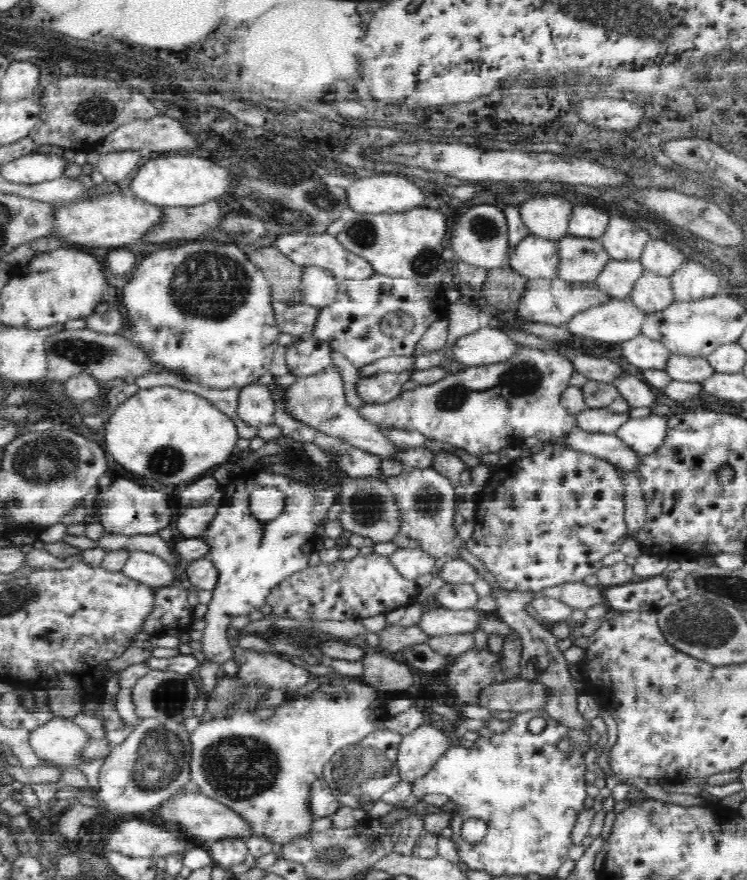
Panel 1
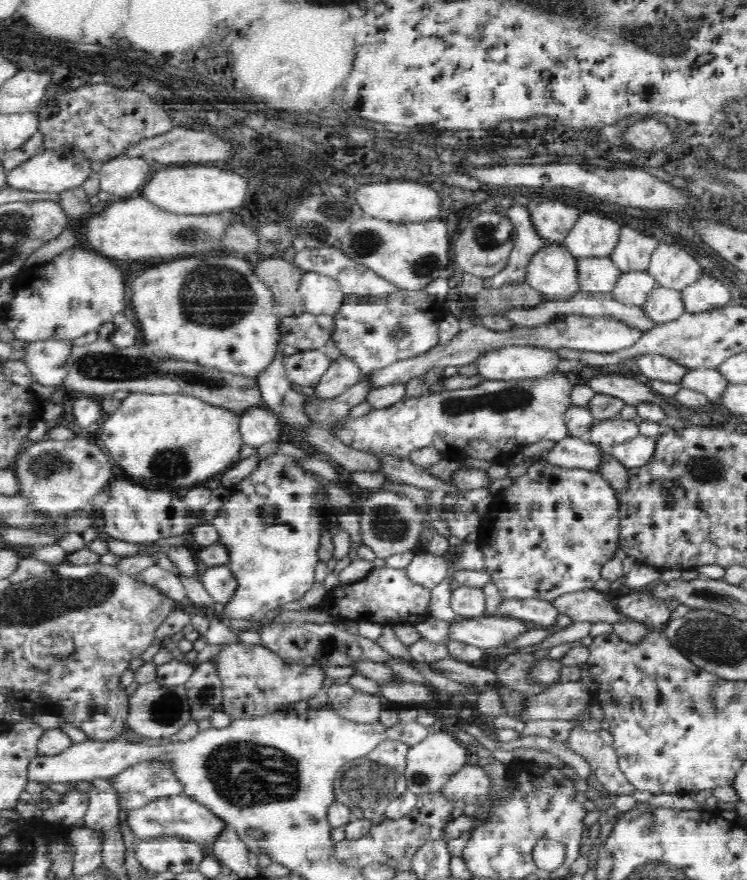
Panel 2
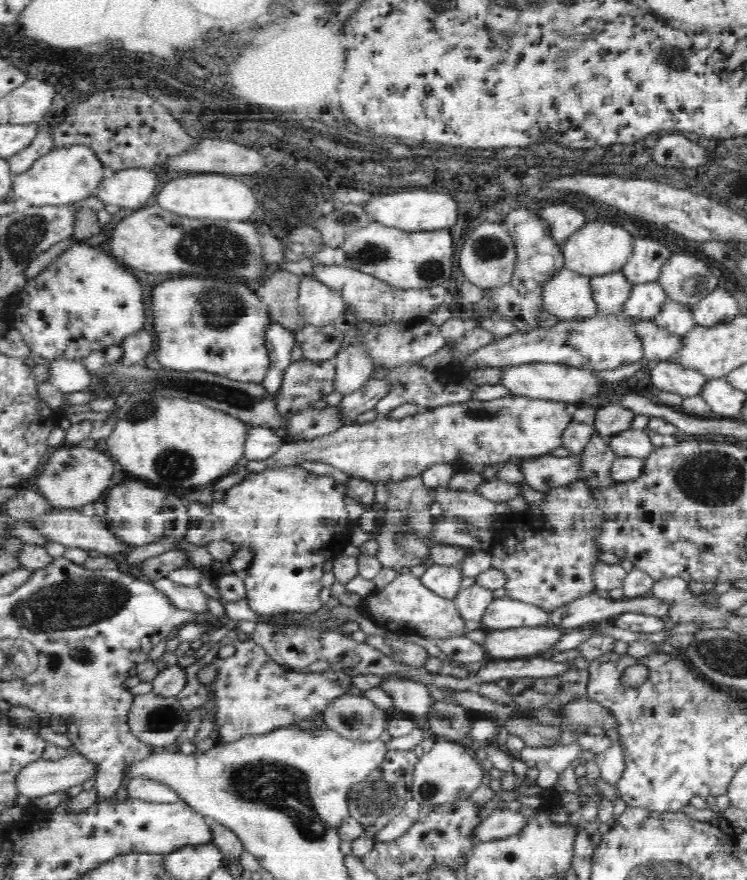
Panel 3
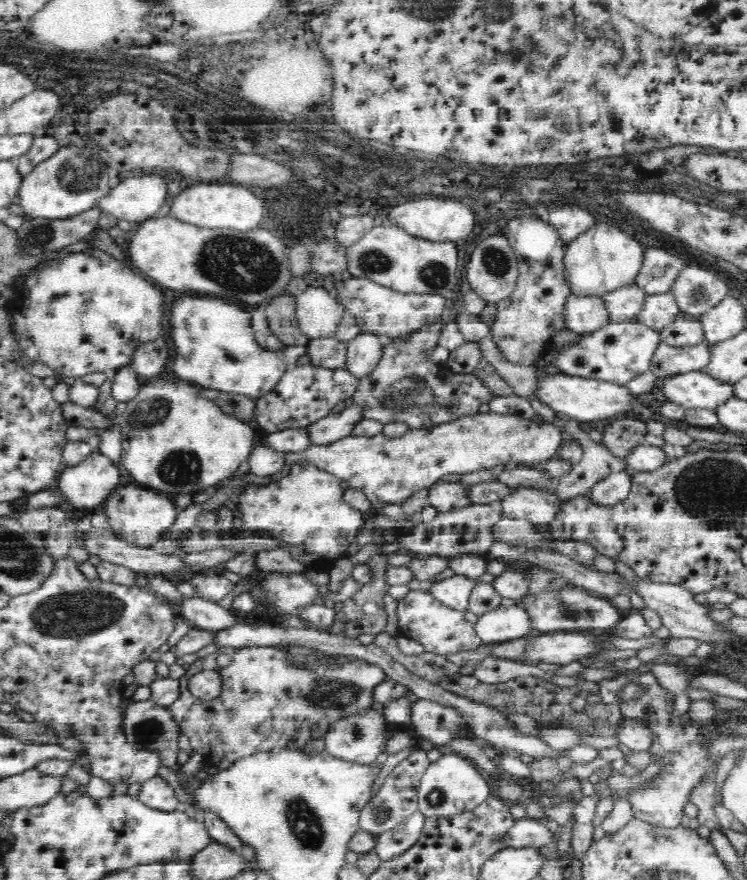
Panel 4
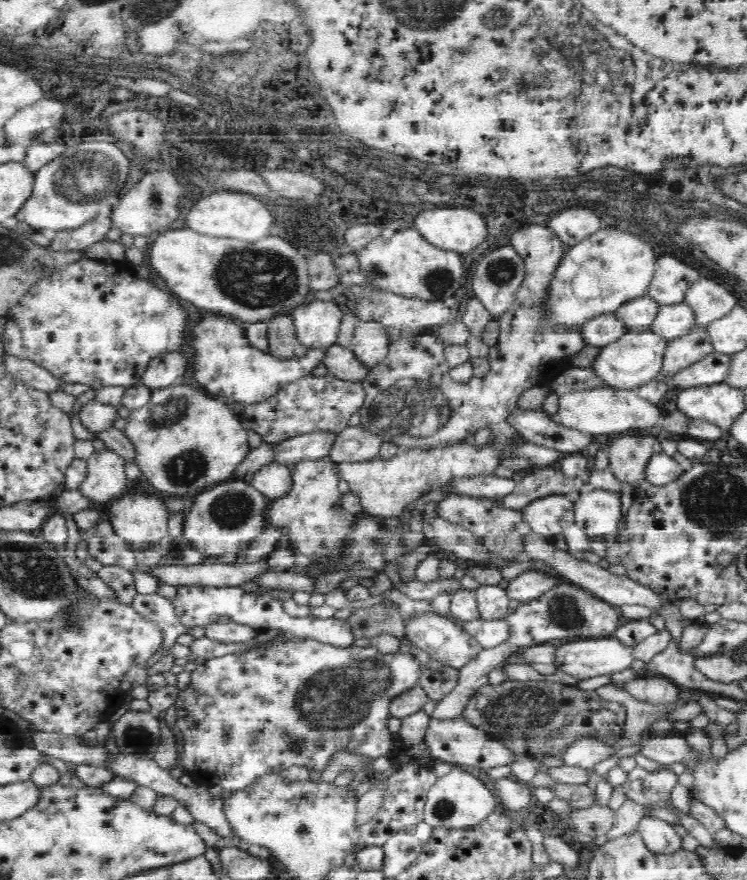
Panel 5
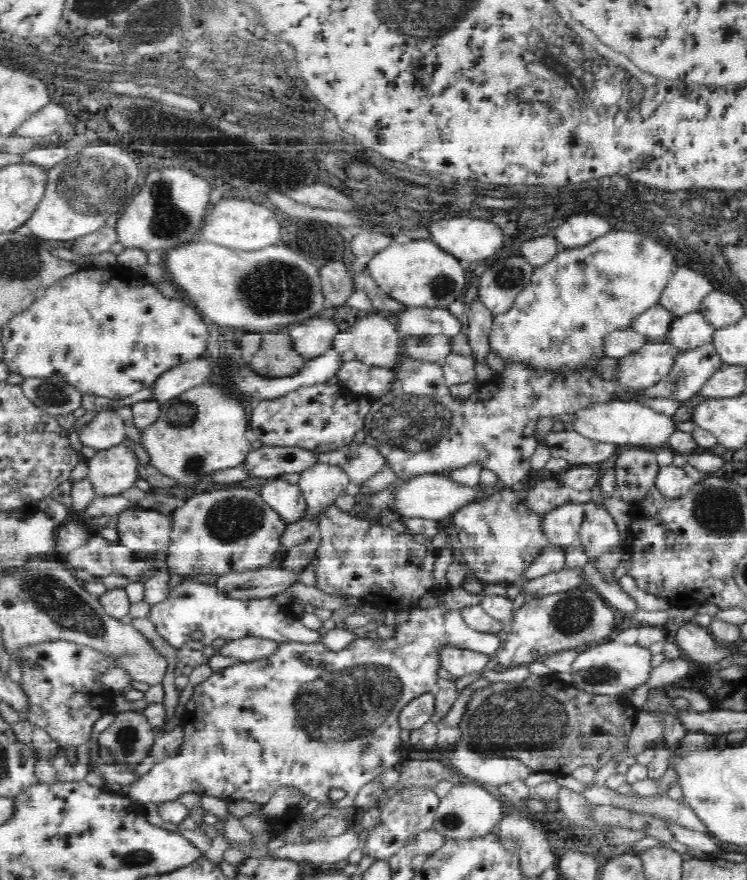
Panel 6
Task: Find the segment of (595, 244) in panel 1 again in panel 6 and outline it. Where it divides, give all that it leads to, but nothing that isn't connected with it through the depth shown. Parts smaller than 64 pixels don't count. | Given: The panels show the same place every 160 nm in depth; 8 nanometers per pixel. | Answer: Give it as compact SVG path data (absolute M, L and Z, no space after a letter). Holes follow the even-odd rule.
M662 305L651 308L640 318L635 320L634 329L645 334L650 343L666 342L667 334L671 331L671 324L677 316Z

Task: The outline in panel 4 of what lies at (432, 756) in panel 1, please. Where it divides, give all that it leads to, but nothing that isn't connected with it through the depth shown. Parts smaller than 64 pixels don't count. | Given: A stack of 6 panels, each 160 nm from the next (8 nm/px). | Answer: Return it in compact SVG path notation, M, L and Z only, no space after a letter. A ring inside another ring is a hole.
M443 754L423 772L418 792L419 812L428 819L452 818L460 812L473 811L491 796L491 788L470 759Z

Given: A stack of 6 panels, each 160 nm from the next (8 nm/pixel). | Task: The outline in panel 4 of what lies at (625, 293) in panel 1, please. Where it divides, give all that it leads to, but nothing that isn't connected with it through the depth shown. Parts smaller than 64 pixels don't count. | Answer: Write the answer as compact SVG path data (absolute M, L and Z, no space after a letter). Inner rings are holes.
M670 294L647 295L638 321L658 332L675 322L680 312L675 296Z

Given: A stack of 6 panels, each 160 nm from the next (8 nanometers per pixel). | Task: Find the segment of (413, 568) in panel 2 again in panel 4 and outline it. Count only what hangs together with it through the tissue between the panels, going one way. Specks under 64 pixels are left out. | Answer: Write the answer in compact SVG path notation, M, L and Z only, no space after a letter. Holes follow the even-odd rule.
M453 575L444 580L434 581L429 591L442 604L465 611L474 585L474 579L464 575Z

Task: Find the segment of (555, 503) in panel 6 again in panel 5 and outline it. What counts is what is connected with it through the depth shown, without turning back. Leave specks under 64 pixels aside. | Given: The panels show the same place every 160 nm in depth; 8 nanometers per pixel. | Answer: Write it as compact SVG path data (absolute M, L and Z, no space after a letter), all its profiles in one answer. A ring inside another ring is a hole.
M536 467L525 473L522 480L516 482L514 490L508 496L502 497L506 508L521 511L535 500L542 500L550 495L570 495L592 492L589 485L589 476L570 479L558 469Z

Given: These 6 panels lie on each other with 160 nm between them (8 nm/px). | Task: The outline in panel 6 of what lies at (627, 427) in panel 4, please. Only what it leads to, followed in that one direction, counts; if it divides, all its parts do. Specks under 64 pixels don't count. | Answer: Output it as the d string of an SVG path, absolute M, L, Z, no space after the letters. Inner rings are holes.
M631 448L621 452L615 461L617 494L624 502L639 503L655 486L661 467L656 452Z

